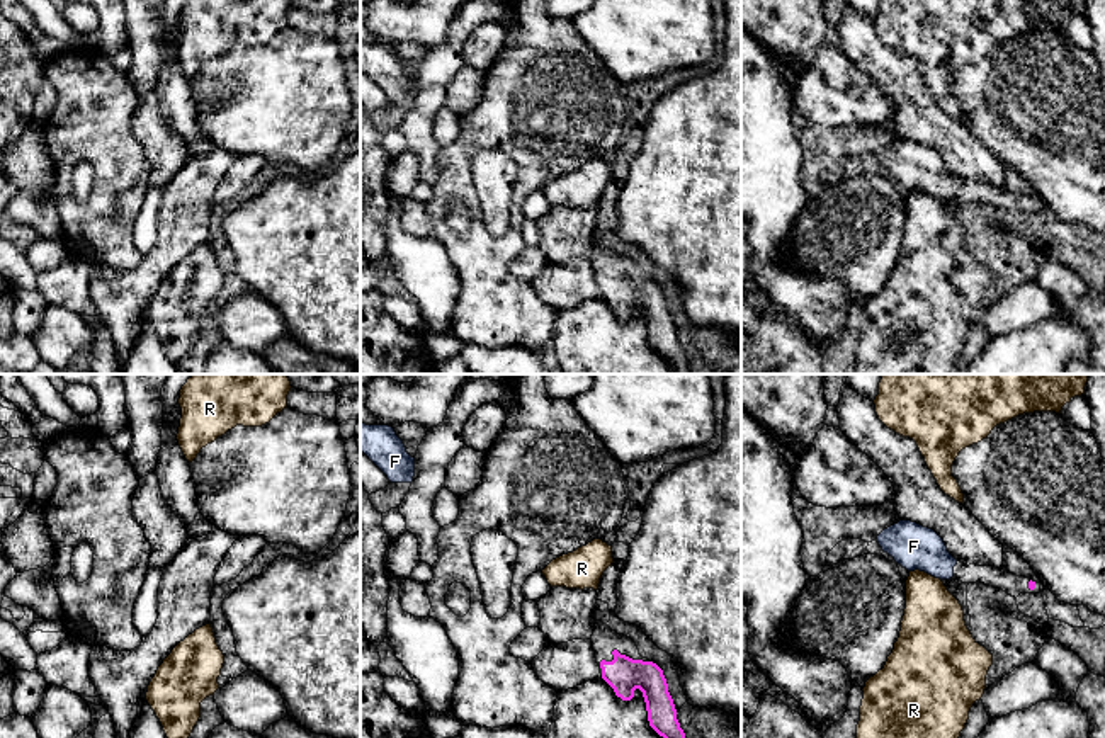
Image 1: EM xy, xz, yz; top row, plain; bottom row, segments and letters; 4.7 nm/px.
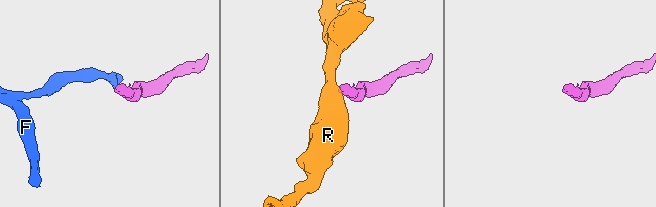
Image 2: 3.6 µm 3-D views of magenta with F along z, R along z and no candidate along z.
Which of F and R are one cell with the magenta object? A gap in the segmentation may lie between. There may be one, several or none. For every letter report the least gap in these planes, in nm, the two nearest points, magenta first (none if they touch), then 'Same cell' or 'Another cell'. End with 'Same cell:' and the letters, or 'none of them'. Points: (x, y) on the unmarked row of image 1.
F: Distance 1250 nm. Across: xz (600, 281), (412, 99). Same cell
R: Distance 300 nm. Across: xz (614, 269), (595, 208). Another cell
Same cell: F

